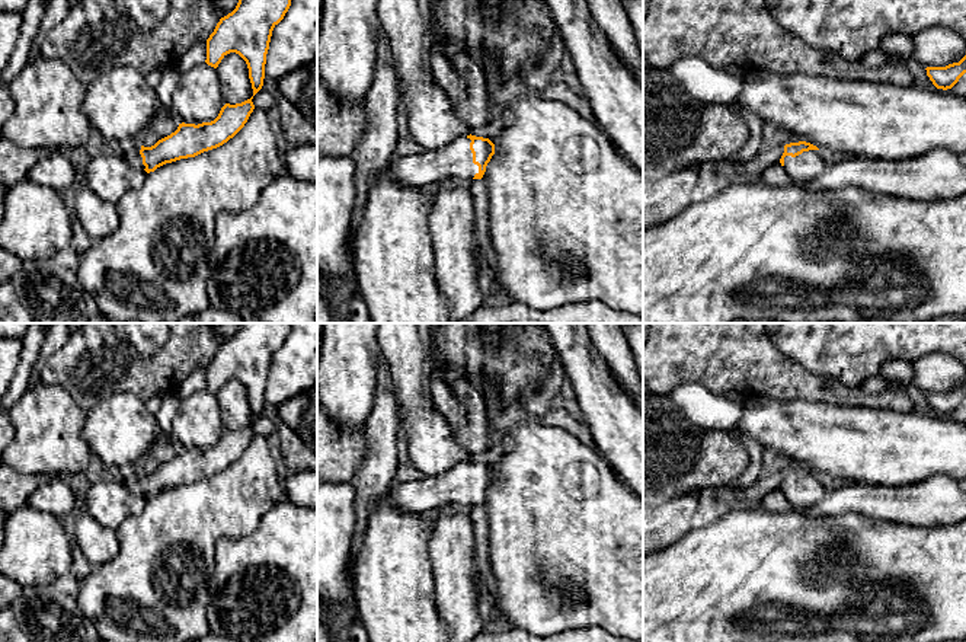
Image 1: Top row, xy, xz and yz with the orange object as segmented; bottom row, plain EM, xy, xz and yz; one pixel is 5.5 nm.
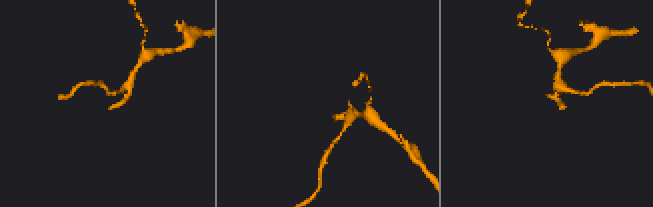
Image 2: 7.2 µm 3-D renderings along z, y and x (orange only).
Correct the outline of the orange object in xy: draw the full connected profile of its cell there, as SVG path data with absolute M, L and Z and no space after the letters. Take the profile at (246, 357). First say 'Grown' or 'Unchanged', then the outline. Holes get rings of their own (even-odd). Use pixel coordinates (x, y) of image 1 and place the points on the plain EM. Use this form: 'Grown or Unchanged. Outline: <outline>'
Unchanged. Outline: M240 323L236 335L221 344L207 365L205 389L214 395L230 380L239 380L247 390L253 422L262 415L265 405L266 380L274 354L284 345L292 323Z

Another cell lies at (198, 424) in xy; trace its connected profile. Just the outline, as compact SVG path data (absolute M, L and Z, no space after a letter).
M204 389L182 399L172 432L182 448L195 451L211 448L224 431L217 395Z

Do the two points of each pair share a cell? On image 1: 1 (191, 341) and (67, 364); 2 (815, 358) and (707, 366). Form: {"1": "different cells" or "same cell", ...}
{"1": "same cell", "2": "different cells"}

